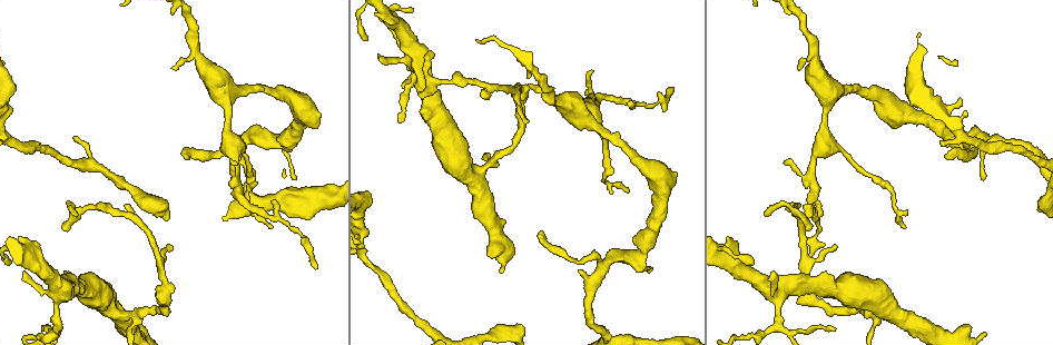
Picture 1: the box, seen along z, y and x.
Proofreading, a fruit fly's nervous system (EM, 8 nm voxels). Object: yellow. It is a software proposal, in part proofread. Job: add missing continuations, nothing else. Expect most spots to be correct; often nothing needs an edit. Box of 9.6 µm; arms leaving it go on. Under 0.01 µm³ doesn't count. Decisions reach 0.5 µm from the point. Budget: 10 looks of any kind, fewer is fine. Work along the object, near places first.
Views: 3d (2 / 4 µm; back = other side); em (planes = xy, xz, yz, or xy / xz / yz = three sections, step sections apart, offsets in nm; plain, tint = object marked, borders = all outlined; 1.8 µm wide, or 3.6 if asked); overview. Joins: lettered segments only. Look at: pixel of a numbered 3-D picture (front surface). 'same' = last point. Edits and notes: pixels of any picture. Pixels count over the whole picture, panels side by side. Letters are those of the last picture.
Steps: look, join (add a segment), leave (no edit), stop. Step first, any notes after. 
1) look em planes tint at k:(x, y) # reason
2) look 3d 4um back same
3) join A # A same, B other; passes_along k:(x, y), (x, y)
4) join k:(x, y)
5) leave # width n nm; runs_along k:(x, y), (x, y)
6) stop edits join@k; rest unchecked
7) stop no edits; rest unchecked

look 3d 2um at 1:(422, 96) # thin end

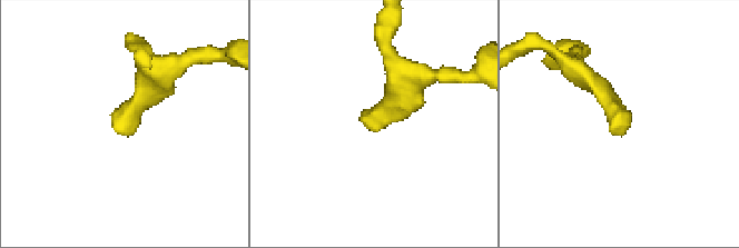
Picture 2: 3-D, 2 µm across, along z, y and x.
look em planes borders at 2:(371, 118)

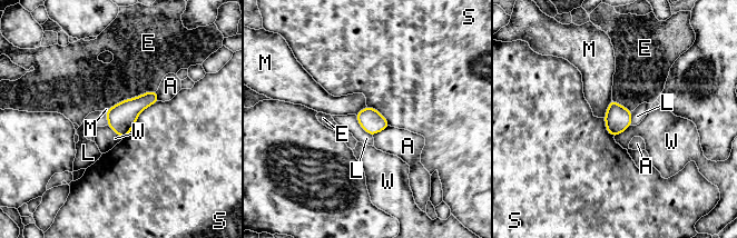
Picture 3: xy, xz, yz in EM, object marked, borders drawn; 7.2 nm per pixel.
leave # A other, E other, L other, M other, S other, W other; border 3:(354, 115), (357, 122), (372, 136); none of them fits

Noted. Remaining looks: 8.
look 3d 2um at 1:(233, 94) # thick turns thin

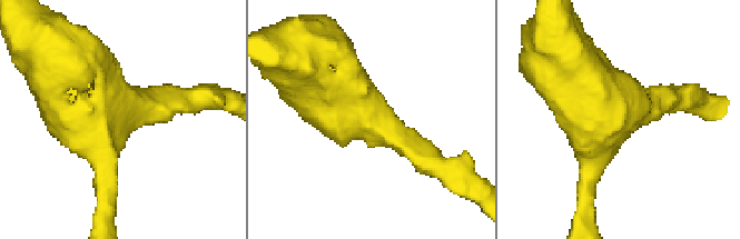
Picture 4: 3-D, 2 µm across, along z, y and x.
look em 3.6um planes plain at 4:(114, 120)

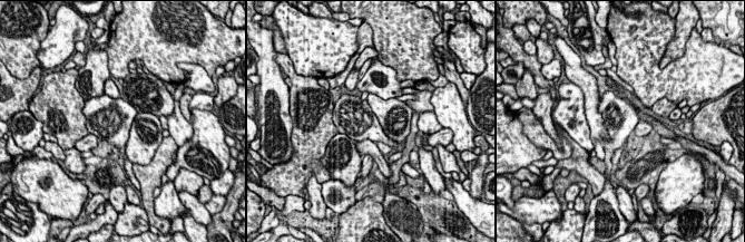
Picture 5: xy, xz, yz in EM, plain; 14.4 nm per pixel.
look em 3.6um planes borders same

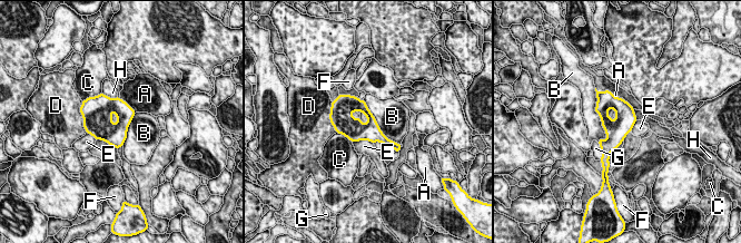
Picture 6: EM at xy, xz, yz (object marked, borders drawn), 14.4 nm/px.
leave # width 460 nm; longest_contact B 700 nm; A other, B other, C other, D other, E other, F other, G other, H other; none of them fits

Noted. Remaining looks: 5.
look 3d 2um back at 1:(807, 204) # free end

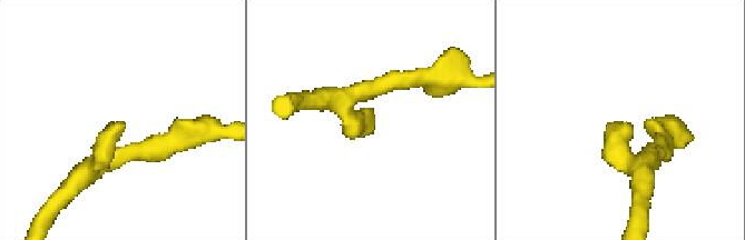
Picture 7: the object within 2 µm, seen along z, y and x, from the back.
look em planes borders at 7:(617, 124)

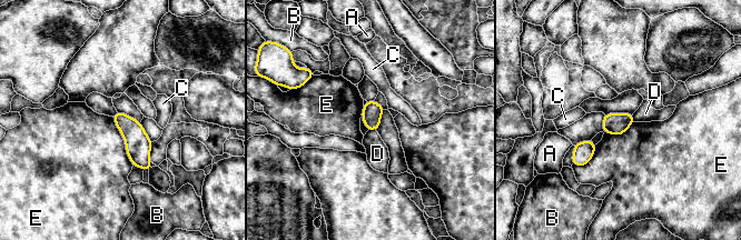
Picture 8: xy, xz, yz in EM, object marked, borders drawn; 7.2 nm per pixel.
leave # A other, B other, C other, D other, E other; border 8:(111, 117), (124, 139), (132, 166); no lettered segment goes on from it

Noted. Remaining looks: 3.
look em yz step 8 tint at 1:(389, 22) # free end

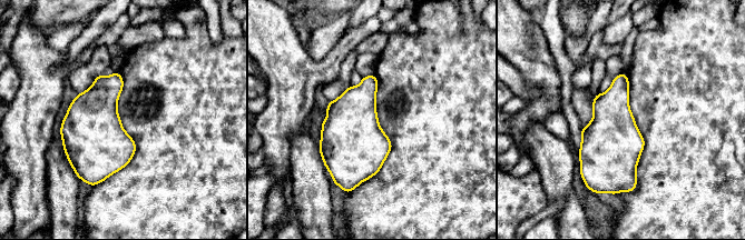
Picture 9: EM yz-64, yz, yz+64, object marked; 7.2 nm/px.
look em yz step 8 borders same

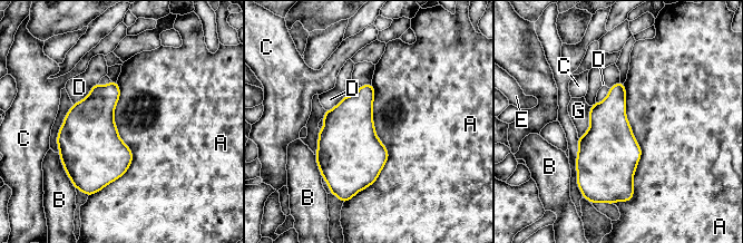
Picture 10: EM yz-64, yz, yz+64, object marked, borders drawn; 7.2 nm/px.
leave # width 240 nm; longest_contact A 850 nm; A other, B other, C other, D other, E other, G other; none of them fits

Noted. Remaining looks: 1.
stop no edits; rest unchecked

